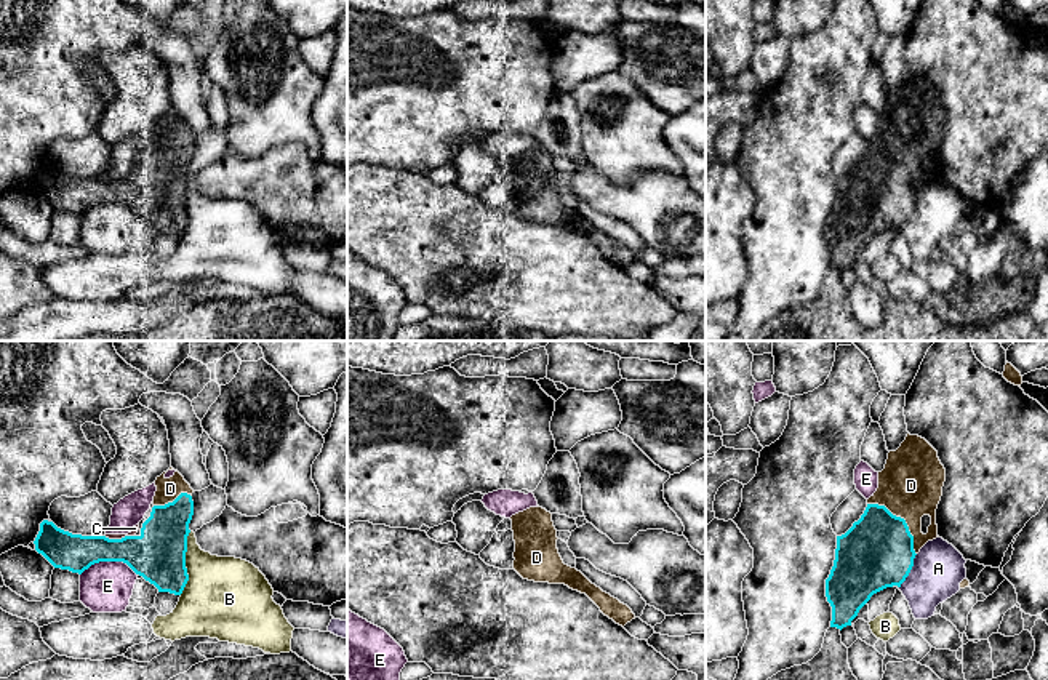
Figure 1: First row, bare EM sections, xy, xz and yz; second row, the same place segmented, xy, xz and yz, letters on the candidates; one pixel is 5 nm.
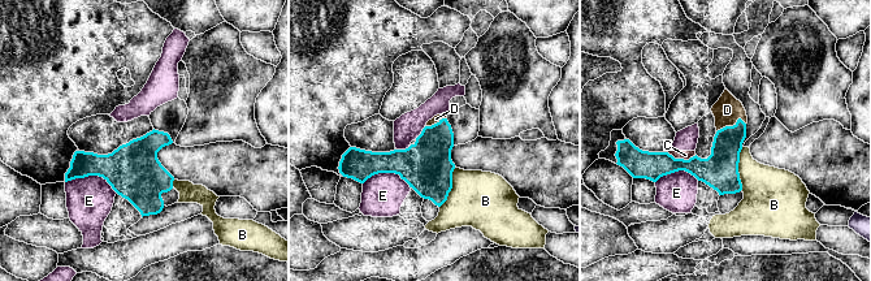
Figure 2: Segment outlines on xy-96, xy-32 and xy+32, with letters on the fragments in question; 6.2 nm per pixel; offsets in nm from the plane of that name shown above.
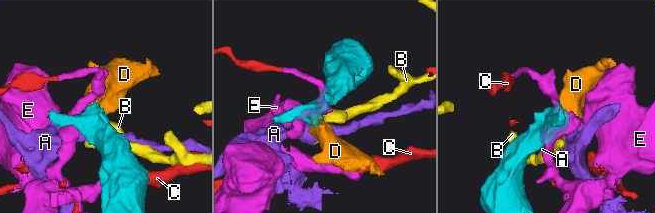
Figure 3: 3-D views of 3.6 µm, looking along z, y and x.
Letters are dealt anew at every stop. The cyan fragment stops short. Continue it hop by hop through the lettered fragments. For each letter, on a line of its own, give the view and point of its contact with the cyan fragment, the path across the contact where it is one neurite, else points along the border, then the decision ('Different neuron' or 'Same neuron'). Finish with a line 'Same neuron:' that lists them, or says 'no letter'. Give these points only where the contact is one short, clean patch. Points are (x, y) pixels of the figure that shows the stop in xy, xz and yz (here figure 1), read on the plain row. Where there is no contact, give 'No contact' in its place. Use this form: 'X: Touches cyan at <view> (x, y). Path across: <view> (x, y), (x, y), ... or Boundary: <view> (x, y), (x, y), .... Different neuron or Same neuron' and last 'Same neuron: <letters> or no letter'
A: Touches cyan at yz (909, 213). Different neuron
B: Touches cyan at xy (184, 205). Boundary: xy (191, 173), (186, 183), (188, 224), (180, 236). Different neuron
C: Touches cyan at xy (122, 180). Boundary: xy (104, 176), (109, 180), (135, 178). Different neuron
D: Touches cyan at yz (903, 160). Same neuron
E: Touches cyan at xy (108, 202). Different neuron
Same neuron: D

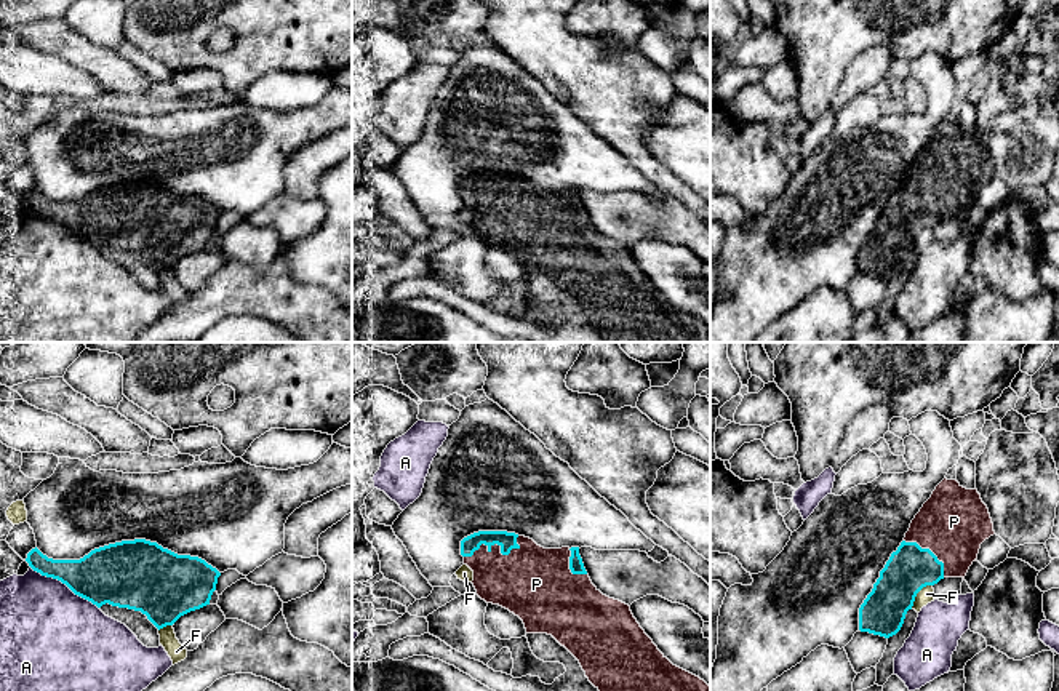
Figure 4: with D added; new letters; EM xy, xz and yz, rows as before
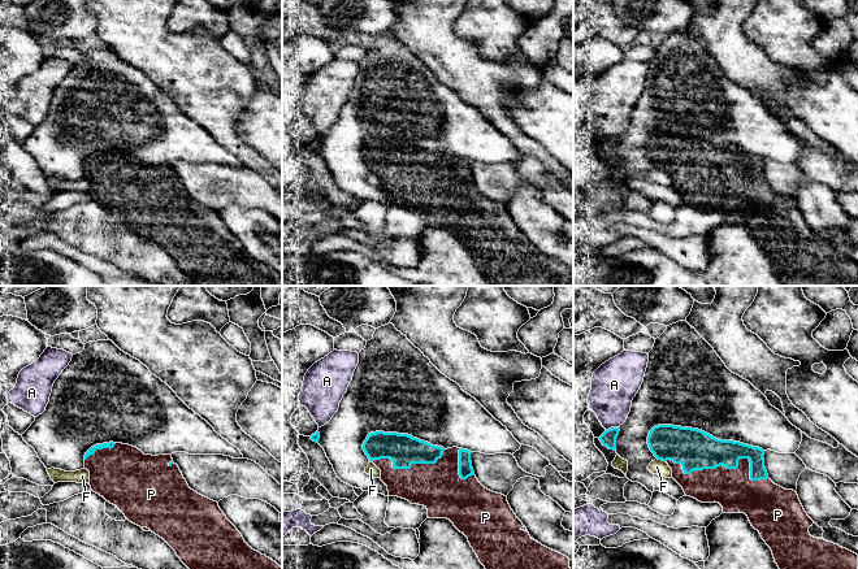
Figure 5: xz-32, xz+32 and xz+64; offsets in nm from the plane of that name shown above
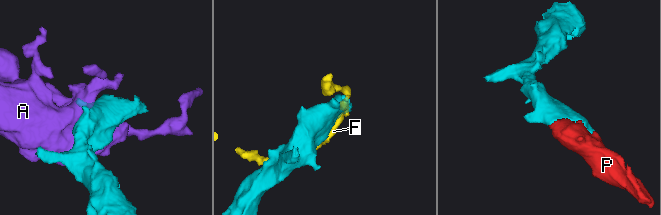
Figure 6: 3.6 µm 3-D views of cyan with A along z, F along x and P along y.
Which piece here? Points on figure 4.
A: Touches cyan at xy (64, 224). Different neuron
F: Touches cyan at yz (917, 234). Different neuron
P: Touches cyan at xz (498, 186). Same neuron
Same neuron: P

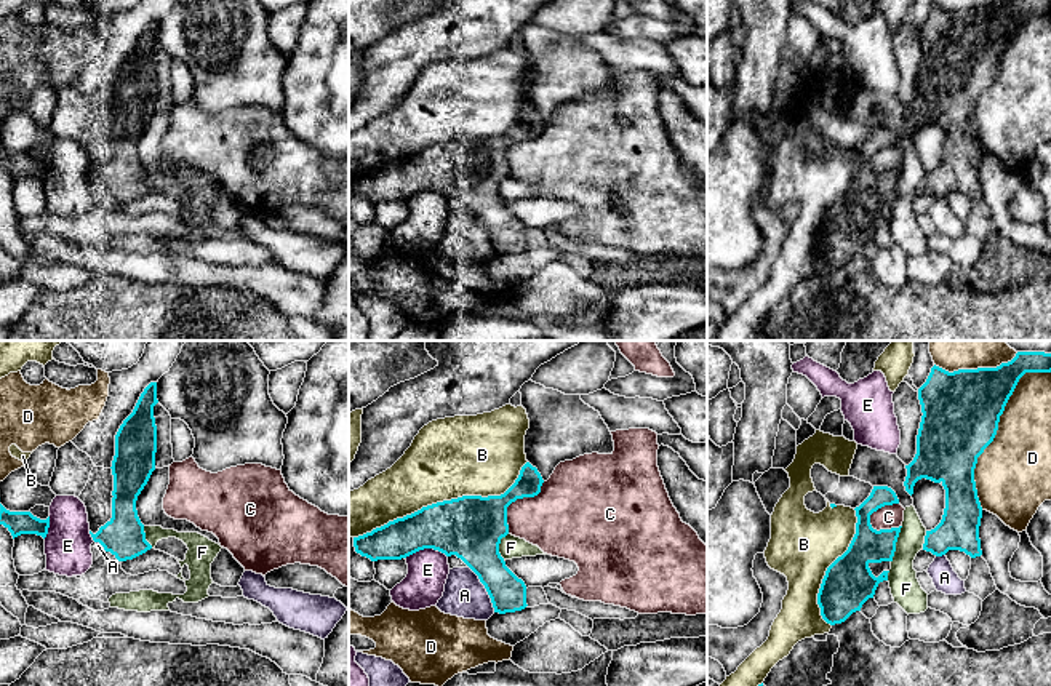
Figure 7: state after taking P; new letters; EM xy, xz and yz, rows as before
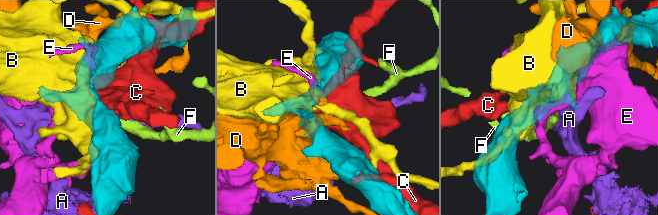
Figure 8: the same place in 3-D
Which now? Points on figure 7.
A: Touches cyan at xz (485, 229). Different neuron
B: Touches cyan at xz (443, 143). Different neuron
C: Touches cyan at xz (515, 141). Different neuron
D: Touches cyan at yz (997, 71). Different neuron
E: Touches cyan at xz (419, 191). Different neuron
F: Touches cyan at yz (895, 186). Boundary: yz (903, 168), (891, 203). Different neuron
Same neuron: no letter

